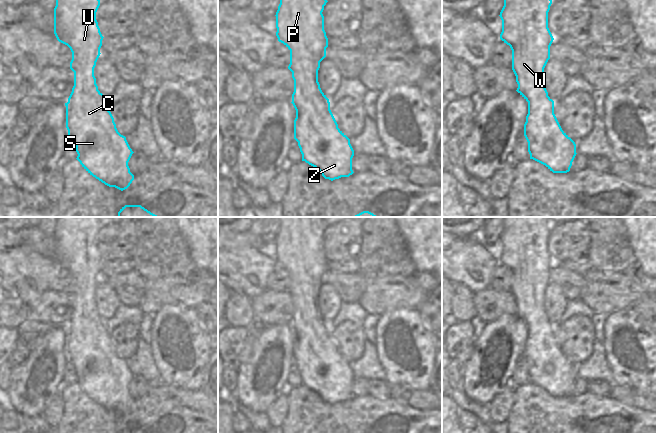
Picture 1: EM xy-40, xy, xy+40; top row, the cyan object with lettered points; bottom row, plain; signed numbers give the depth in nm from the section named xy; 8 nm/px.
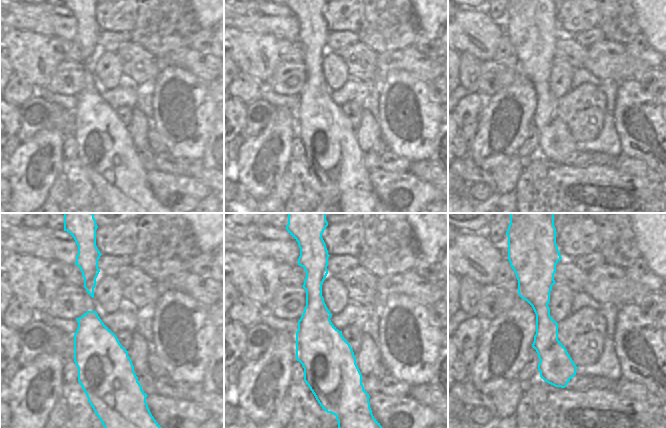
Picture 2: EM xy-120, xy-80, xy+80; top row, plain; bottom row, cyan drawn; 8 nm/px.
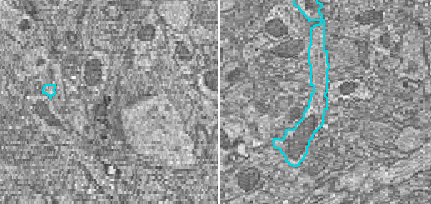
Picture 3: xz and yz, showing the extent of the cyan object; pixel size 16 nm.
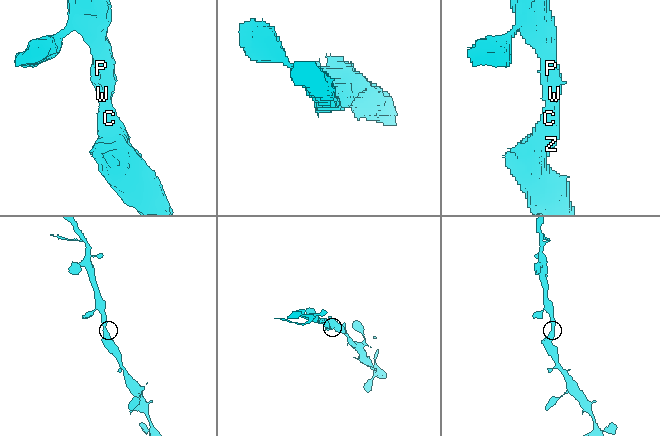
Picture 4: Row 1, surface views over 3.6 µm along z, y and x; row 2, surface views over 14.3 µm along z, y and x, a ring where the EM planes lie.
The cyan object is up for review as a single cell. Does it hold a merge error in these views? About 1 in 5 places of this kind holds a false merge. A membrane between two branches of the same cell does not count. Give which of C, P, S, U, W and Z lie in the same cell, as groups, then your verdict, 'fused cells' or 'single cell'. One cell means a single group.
groups C P S U W Z; single cell

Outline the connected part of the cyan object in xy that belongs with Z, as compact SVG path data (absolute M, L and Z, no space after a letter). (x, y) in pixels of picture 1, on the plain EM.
M280 217L276 236L276 260L290 274L290 288L294 316L292 328L296 334L294 363L298 366L302 385L315 391L325 403L331 405L349 401L354 374L350 363L338 352L330 334L330 326L318 306L320 286L326 281L328 262L324 254L324 230L328 225L322 217Z

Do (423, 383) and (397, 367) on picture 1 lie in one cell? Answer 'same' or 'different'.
same

